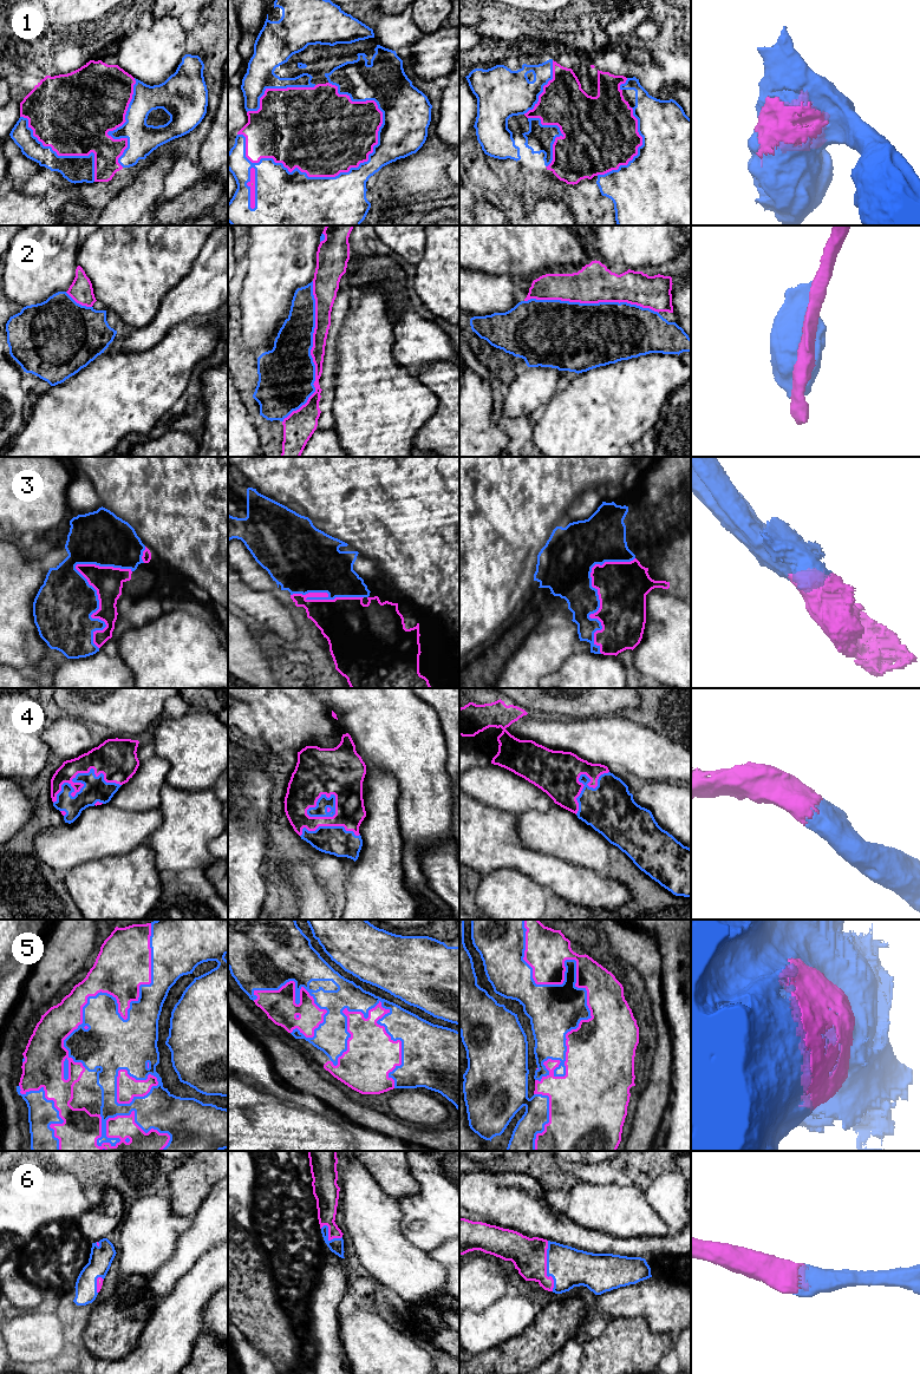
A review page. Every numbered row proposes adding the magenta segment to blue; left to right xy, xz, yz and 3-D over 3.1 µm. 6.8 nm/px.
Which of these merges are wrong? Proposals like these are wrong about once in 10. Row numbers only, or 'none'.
none

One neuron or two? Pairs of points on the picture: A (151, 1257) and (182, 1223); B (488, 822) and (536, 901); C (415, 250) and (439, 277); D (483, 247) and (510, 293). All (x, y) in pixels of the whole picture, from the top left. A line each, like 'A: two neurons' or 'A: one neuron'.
A: one neuron
B: two neurons
C: two neurons
D: two neurons

